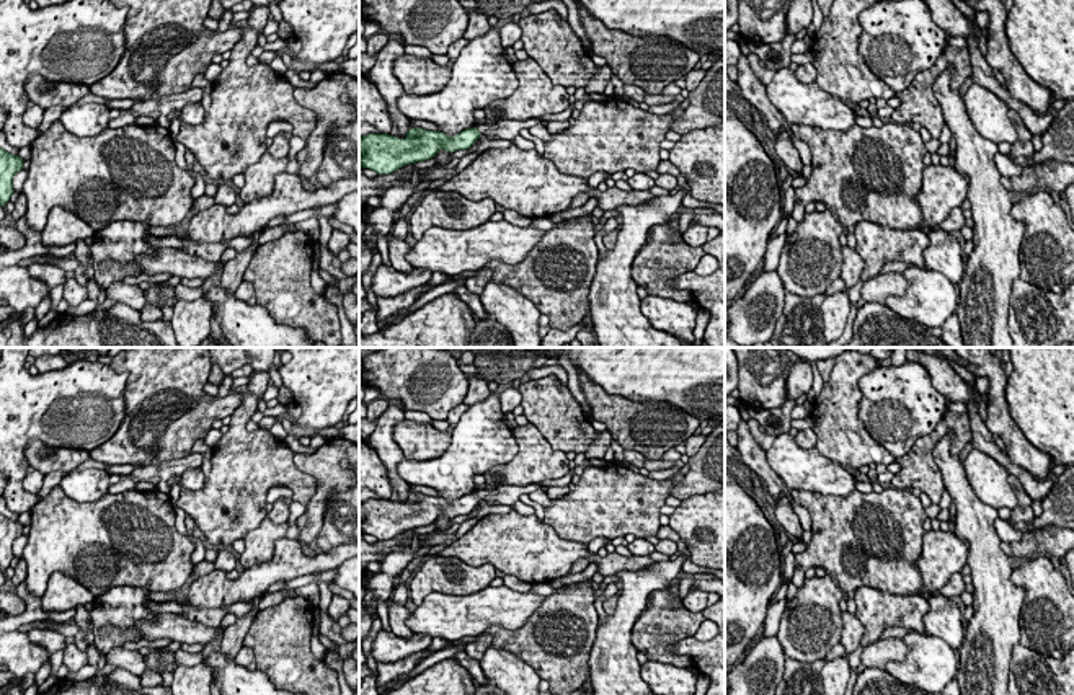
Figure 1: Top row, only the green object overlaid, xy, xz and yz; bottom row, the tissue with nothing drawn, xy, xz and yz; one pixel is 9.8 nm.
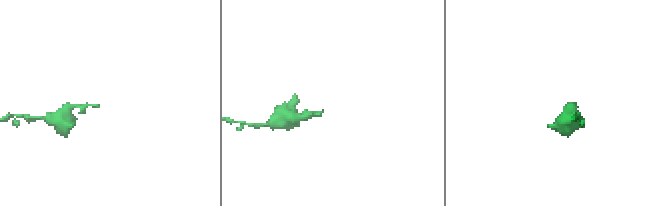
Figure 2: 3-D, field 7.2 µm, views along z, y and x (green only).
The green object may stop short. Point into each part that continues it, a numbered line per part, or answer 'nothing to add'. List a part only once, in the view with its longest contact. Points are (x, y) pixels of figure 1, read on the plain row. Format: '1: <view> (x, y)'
1: xz (505, 495)

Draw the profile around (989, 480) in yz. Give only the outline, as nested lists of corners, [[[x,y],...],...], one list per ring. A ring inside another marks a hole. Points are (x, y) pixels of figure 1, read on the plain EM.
[[[971,449],[963,462],[966,478],[984,504],[1001,509],[1015,509],[1019,506],[1017,494],[1009,483],[1009,471],[978,449]]]

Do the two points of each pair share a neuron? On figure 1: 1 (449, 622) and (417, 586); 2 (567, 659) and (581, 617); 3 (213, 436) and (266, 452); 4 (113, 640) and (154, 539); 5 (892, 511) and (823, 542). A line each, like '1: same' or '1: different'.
1: different
2: same
3: different
4: different
5: same

